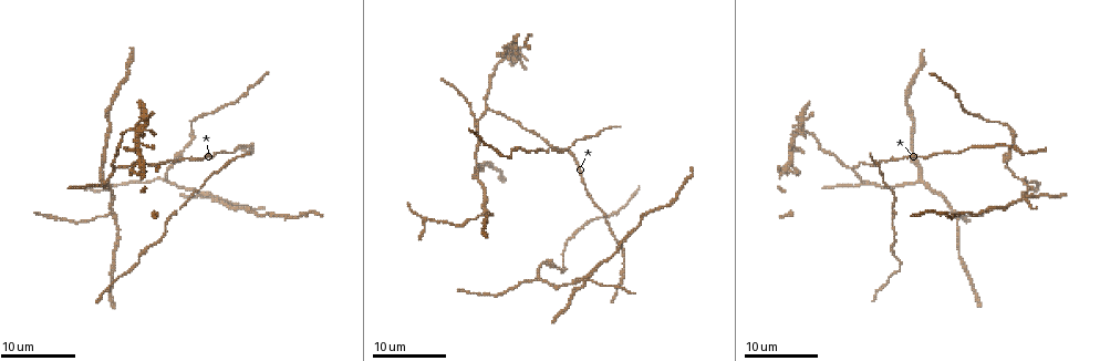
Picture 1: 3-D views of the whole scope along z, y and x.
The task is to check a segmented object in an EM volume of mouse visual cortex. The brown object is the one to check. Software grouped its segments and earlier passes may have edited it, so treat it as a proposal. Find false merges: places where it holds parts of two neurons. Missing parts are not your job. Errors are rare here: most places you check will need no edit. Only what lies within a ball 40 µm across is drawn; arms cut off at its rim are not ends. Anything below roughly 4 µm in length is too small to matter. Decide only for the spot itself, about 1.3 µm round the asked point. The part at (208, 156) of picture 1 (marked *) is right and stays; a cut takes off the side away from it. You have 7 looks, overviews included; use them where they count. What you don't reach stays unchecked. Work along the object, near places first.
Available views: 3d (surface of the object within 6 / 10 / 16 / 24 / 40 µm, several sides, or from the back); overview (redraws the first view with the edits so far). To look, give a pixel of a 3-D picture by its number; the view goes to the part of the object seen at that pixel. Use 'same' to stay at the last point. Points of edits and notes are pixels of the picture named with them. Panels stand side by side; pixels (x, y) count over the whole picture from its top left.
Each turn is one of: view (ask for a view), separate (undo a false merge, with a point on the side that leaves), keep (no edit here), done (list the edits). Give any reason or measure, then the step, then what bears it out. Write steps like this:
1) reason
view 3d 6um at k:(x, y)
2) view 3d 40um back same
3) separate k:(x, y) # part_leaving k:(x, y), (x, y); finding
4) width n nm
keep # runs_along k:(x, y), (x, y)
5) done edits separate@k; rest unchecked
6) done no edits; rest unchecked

view 3d 24um at 1:(474, 119)

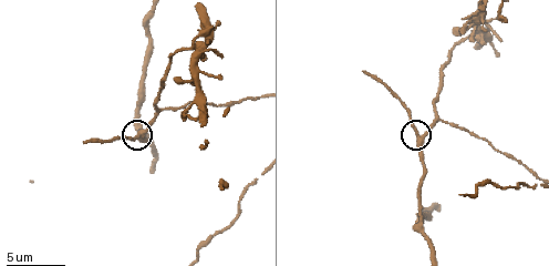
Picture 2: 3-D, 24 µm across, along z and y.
view 3d 10um at 2:(416, 138)

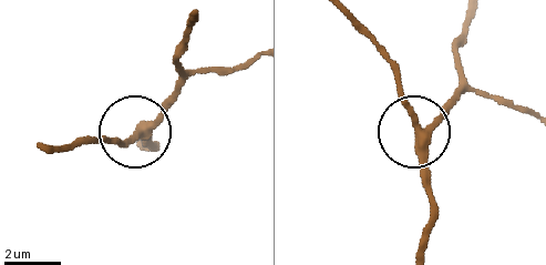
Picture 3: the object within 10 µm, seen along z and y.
arms 3
keep # runs_along 3:(249, 58), (199, 70), (150, 122), (121, 144), (102, 144); all the same neuron

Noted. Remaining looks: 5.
view 3d 16um at 2:(418, 229)

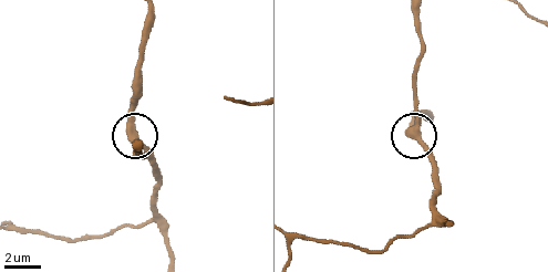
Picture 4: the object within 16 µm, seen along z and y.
side_arm 21 um
keep # all the same neuron

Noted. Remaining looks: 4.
a fork
view 3d 16um at 1:(163, 181)

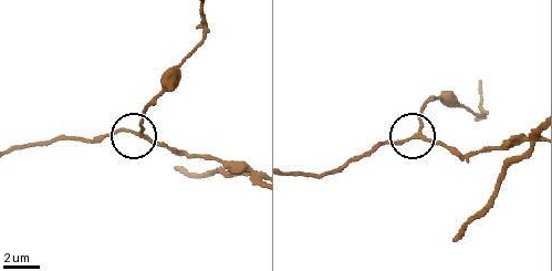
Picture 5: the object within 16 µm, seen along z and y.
view 3d 6um at 5:(417, 135)

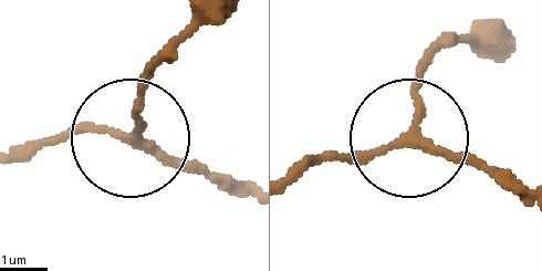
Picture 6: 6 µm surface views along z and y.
width 170 nm
keep # one neuron here

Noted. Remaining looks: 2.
done no edits; rest unchecked

